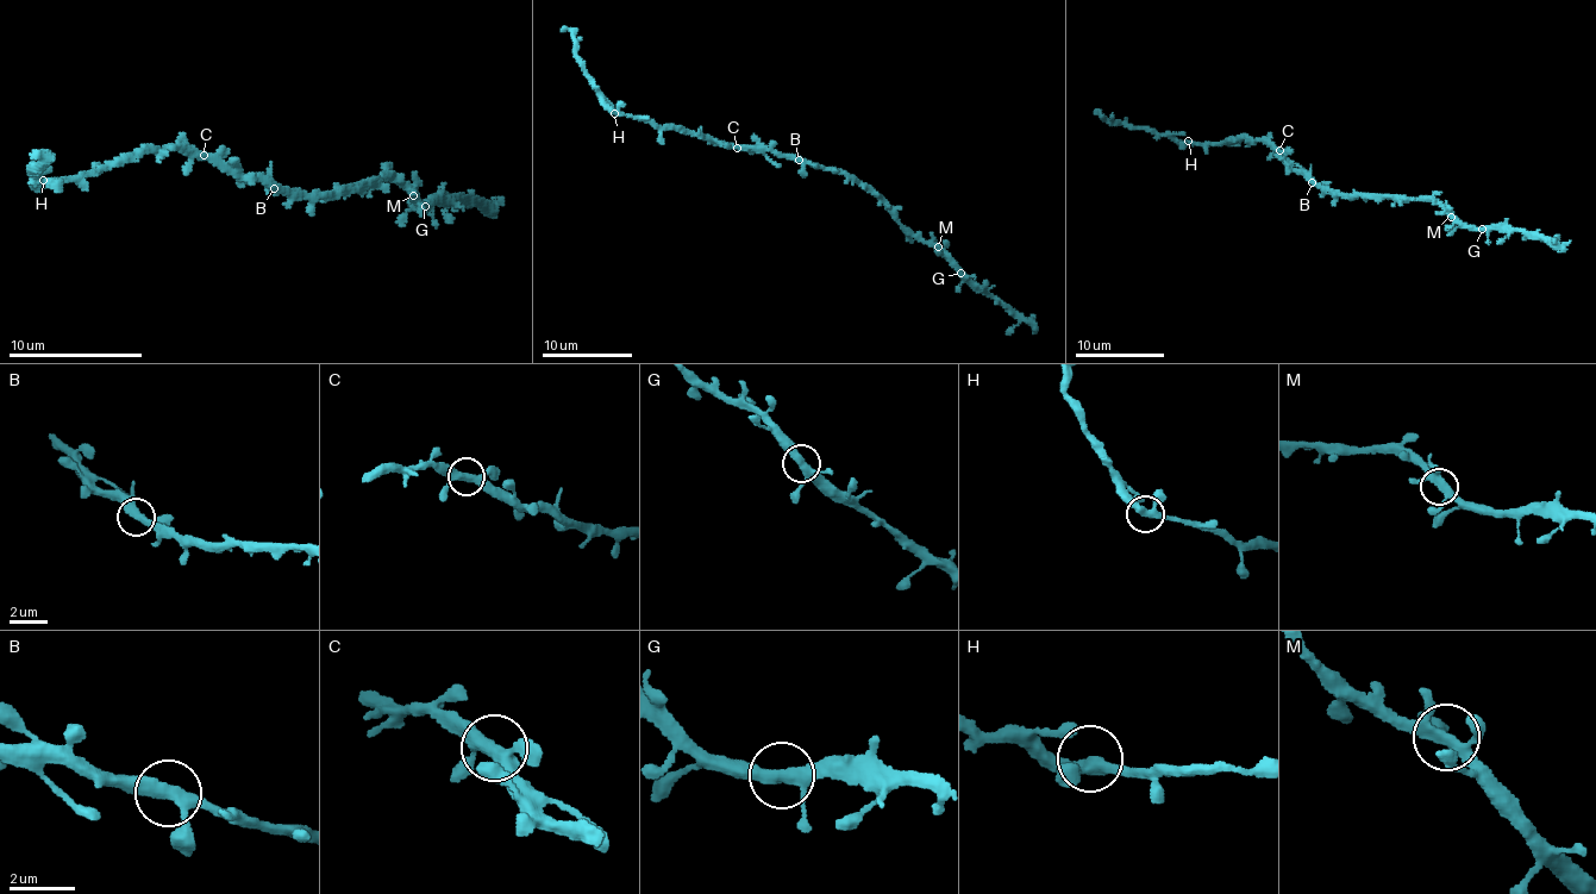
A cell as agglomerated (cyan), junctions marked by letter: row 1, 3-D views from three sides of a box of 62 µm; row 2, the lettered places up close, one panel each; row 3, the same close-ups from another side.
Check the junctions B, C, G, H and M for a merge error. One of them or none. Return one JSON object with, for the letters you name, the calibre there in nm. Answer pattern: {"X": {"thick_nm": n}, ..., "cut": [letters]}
{"cut": []}

